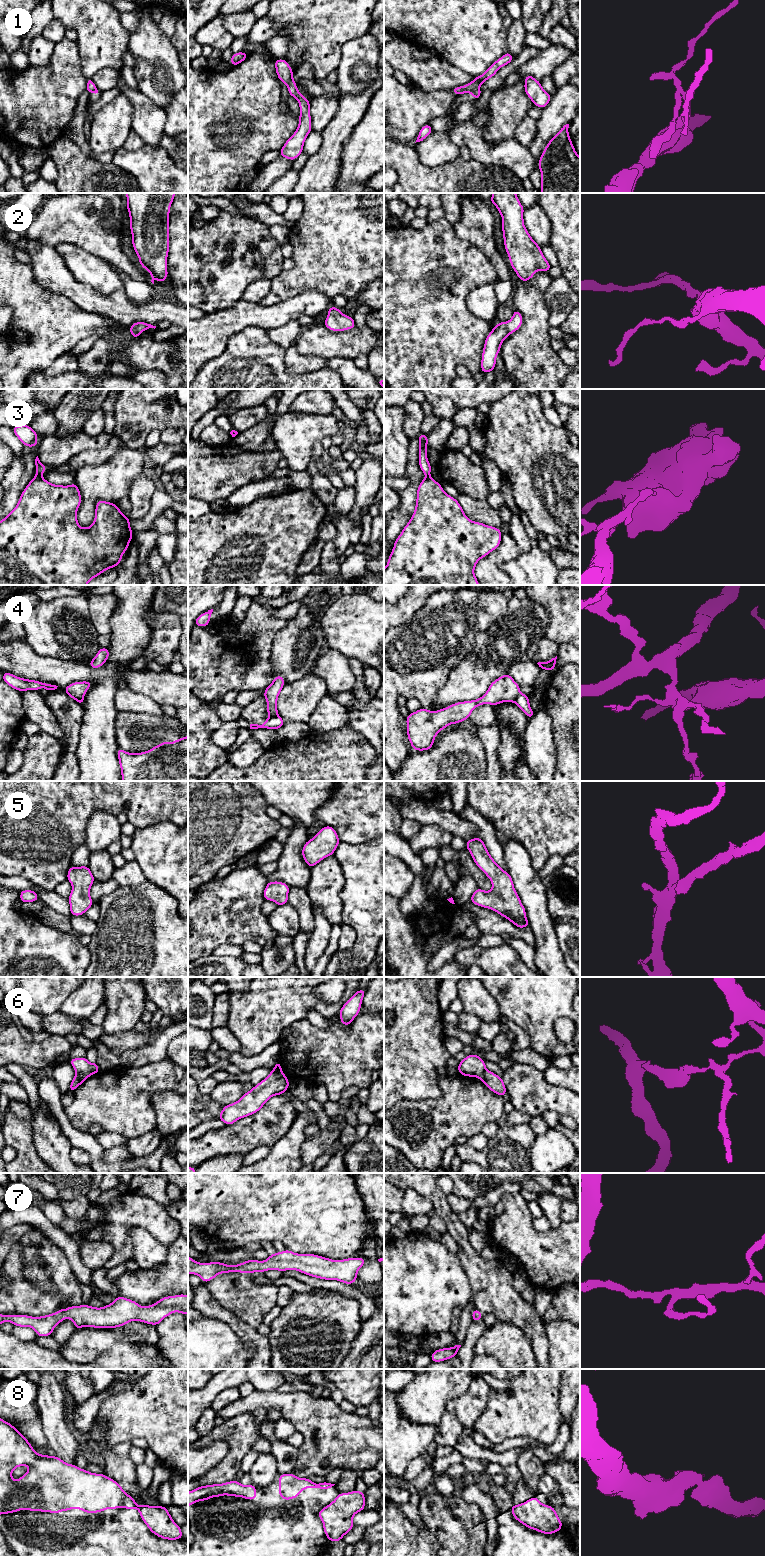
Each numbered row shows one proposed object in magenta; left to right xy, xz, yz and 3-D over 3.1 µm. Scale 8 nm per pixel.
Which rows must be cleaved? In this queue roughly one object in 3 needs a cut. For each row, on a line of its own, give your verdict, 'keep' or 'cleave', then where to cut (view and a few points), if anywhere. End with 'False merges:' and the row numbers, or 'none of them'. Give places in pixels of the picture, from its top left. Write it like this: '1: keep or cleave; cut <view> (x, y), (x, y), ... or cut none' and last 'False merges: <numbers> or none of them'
1: cleave; cut yz (478, 88), (468, 92)
2: keep; cut none
3: cleave; cut xy (36, 474), (40, 476)
4: cleave; cut xz (278, 715), (269, 717)
5: keep; cut none
6: cleave; cut xy (76, 1072), (87, 1077)
7: keep; cut none
8: cleave; cut xy (139, 1506), (137, 1508)
False merges: 1, 3, 4, 6, 8

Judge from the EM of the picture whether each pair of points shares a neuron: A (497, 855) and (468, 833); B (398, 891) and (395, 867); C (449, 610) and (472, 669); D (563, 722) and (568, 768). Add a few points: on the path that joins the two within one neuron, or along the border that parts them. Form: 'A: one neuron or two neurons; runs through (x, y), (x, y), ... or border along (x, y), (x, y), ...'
A: two neurons; border along (466, 819), (477, 828), (481, 837)
B: one neuron; runs through (397, 885), (395, 873)
C: two neurons; border along (477, 634), (474, 646), (450, 672)
D: one neuron; runs through (564, 733), (564, 739), (568, 744), (568, 757)

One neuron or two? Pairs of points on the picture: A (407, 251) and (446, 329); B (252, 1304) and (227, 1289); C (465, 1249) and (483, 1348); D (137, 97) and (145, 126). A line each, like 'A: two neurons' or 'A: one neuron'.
A: one neuron
B: one neuron
C: two neurons
D: one neuron

